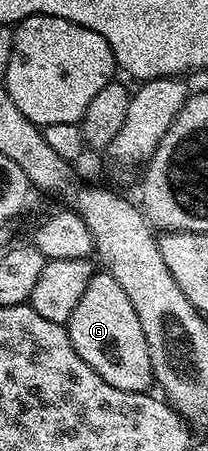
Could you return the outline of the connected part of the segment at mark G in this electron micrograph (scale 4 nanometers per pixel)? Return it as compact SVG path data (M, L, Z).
M107 271L94 272L91 283L87 283L87 291L83 291L75 311L71 311L67 328L71 343L83 363L107 379L111 387L136 393L147 393L154 388L147 335L143 335L143 323L139 323L139 315L135 315L135 307L131 299L127 299L127 291L119 287L119 279Z

